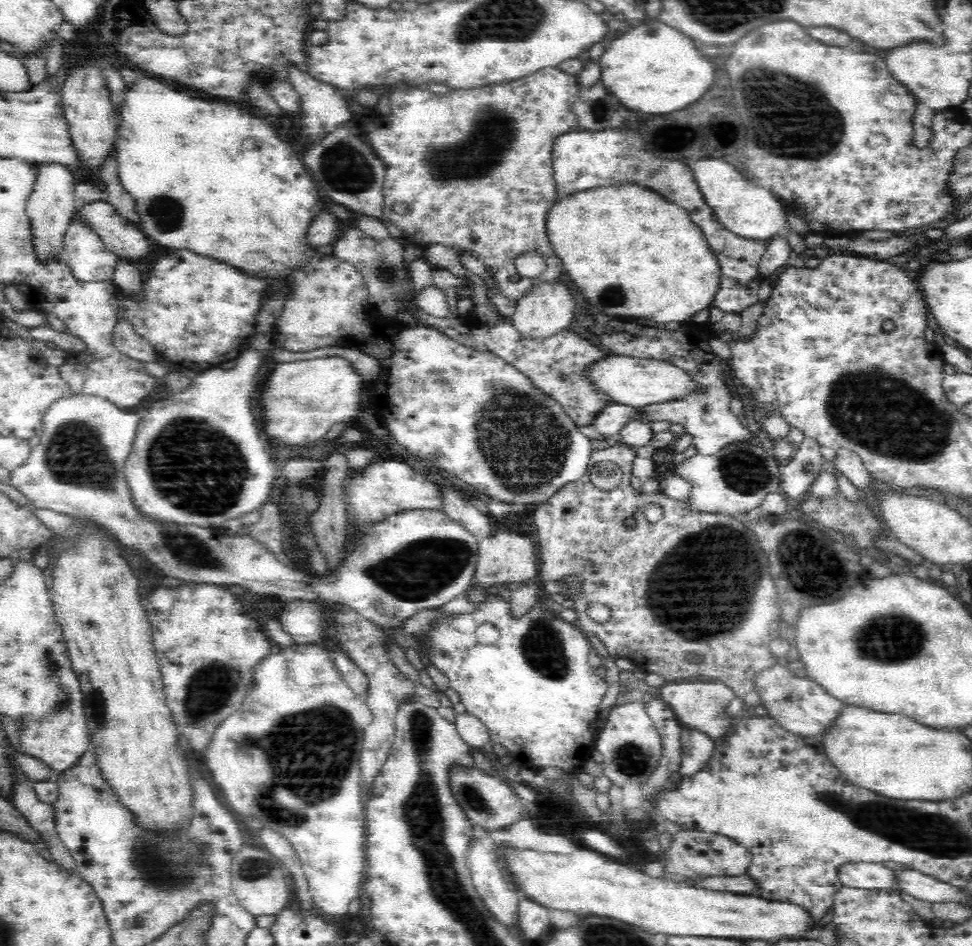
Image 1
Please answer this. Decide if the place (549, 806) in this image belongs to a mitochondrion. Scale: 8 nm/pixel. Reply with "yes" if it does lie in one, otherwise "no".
no

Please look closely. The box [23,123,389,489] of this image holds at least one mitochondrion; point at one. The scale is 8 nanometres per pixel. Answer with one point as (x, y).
(73, 452)

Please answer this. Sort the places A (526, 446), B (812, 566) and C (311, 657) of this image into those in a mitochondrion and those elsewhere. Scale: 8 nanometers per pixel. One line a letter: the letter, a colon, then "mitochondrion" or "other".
A: mitochondrion
B: mitochondrion
C: other

